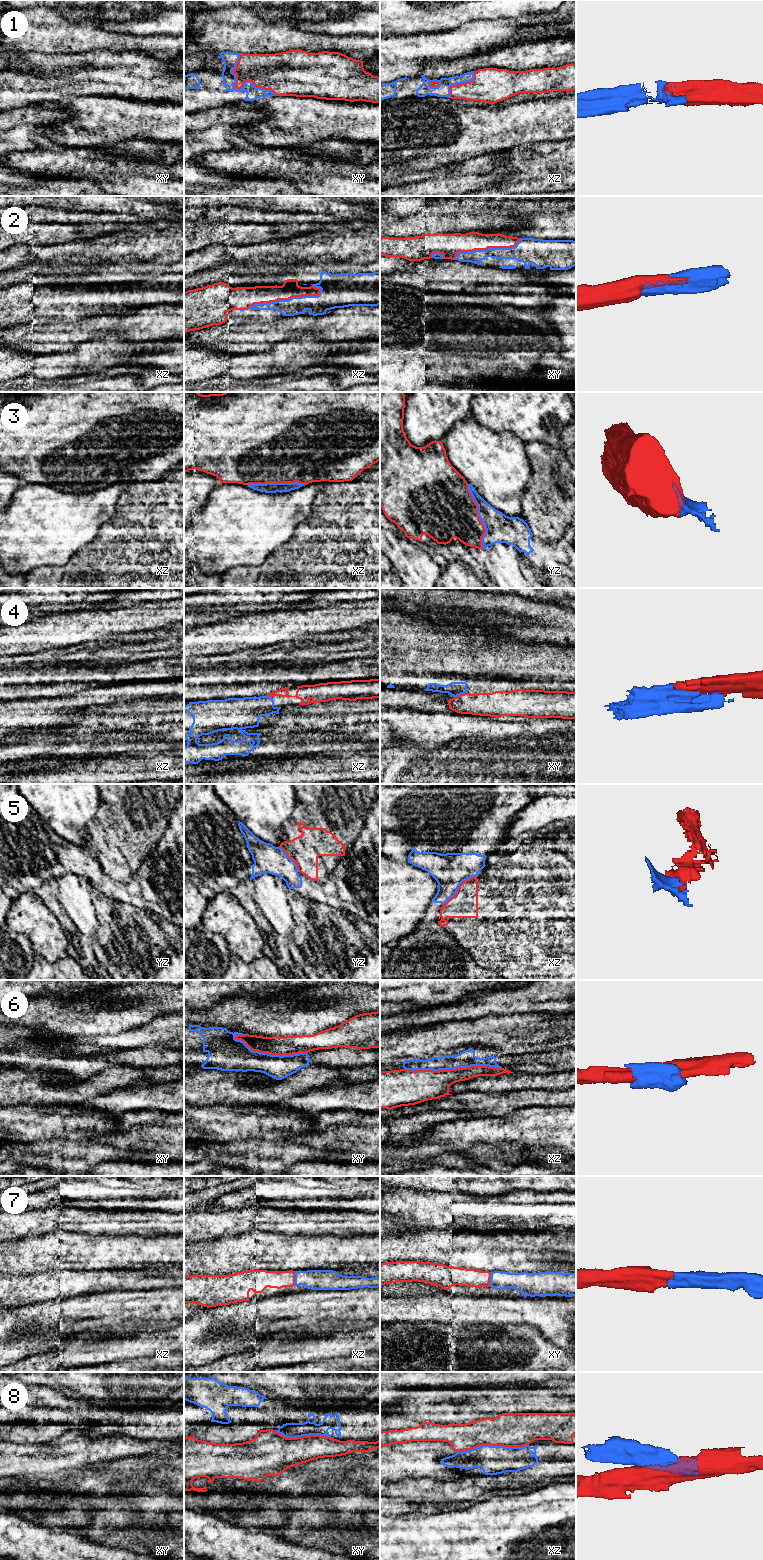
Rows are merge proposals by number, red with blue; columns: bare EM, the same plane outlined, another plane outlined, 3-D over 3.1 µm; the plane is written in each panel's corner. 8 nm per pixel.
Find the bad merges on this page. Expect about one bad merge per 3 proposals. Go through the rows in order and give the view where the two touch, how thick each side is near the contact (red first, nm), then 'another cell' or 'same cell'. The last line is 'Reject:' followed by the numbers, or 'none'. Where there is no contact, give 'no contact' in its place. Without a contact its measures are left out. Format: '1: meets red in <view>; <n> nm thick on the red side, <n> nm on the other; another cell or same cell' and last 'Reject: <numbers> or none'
1: meets red in xy; 280 nm thick on the red side, 120 nm on the other; same cell
2: meets red in xz; 140 nm thick on the red side, 140 nm on the other; same cell
3: meets red in yz; 440 nm thick on the red side, 220 nm on the other; same cell
4: meets red in xy; 190 nm thick on the red side, 120 nm on the other; same cell
5: meets red in xz; 220 nm thick on the red side, 280 nm on the other; another cell
6: meets red in xz; 240 nm thick on the red side, 140 nm on the other; another cell
7: meets red in xy; 140 nm thick on the red side, 150 nm on the other; same cell
8: meets red in xz; 280 nm thick on the red side, 240 nm on the other; another cell
Reject: 5, 6, 8

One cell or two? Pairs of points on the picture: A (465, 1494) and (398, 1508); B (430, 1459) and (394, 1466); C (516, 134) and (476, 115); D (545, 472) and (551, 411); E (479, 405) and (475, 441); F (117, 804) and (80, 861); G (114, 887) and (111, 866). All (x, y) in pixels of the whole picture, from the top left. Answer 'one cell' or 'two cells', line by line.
A: two cells
B: one cell
C: one cell
D: two cells
E: two cells
F: two cells
G: two cells

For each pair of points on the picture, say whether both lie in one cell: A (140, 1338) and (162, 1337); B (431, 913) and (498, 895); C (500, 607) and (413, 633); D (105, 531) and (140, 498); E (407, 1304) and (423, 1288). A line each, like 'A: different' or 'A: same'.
A: same
B: different
C: different
D: same
E: different

